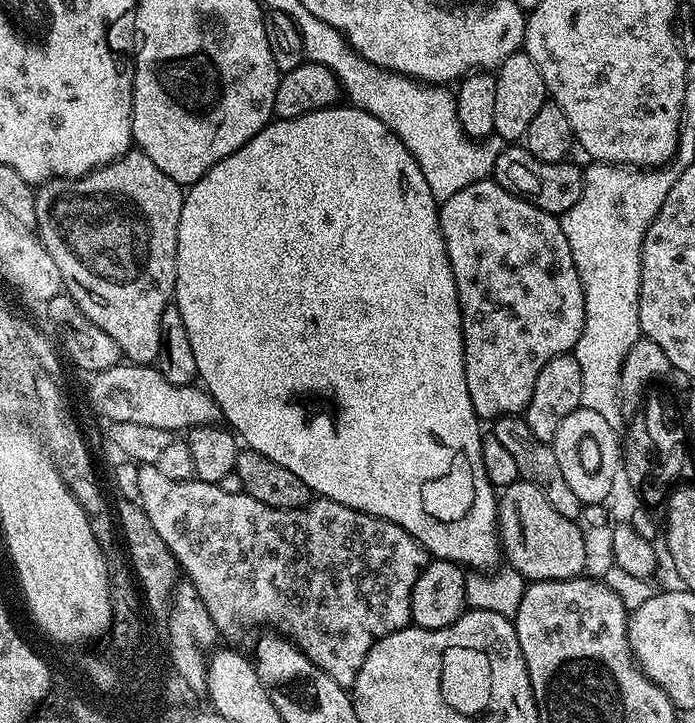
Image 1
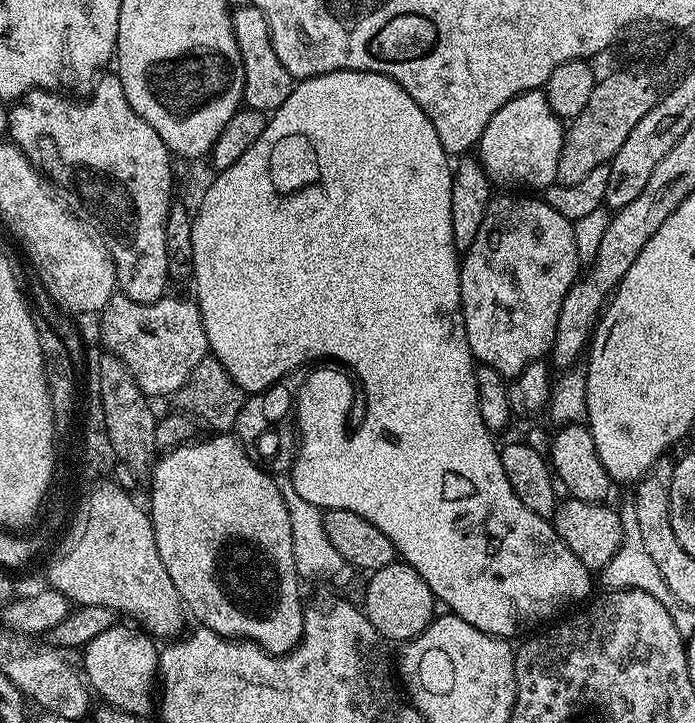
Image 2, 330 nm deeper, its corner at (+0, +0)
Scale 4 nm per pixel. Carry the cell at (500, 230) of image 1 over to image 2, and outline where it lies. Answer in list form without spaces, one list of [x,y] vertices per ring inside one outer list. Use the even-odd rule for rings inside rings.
[[[493,195],[488,201],[482,224],[474,234],[474,242],[463,249],[460,260],[460,309],[464,315],[472,359],[498,370],[498,374],[505,378],[516,377],[526,370],[526,366],[536,360],[544,360],[551,353],[562,302],[576,283],[582,268],[576,253],[573,221],[558,214],[558,210],[554,210],[542,198],[531,200],[528,196],[531,195]]]

